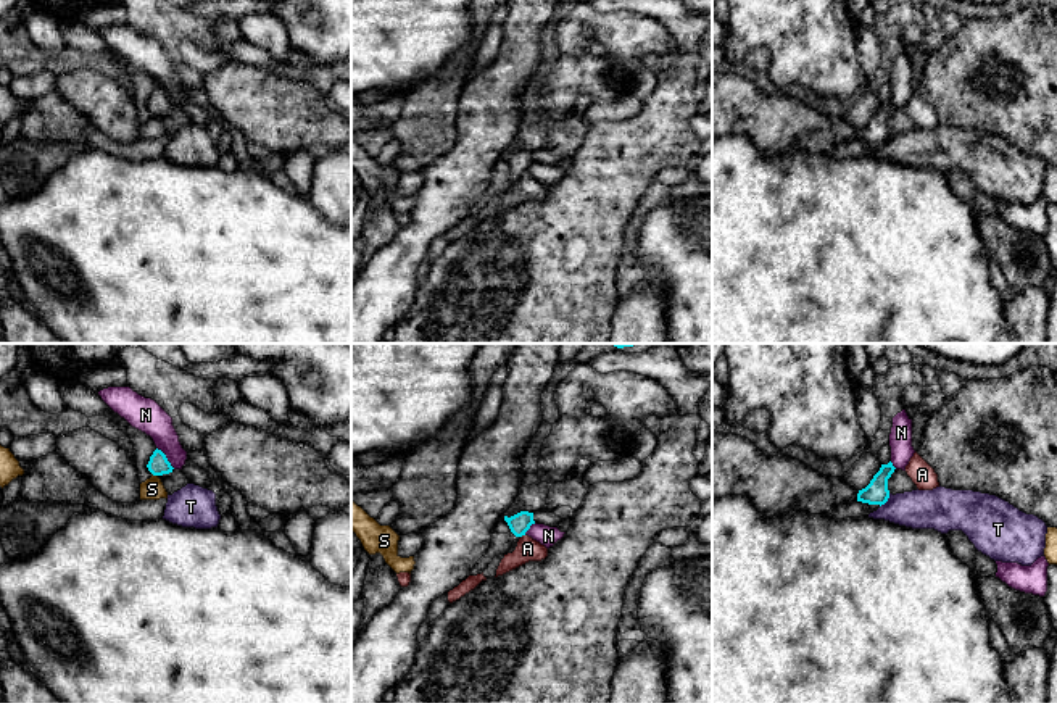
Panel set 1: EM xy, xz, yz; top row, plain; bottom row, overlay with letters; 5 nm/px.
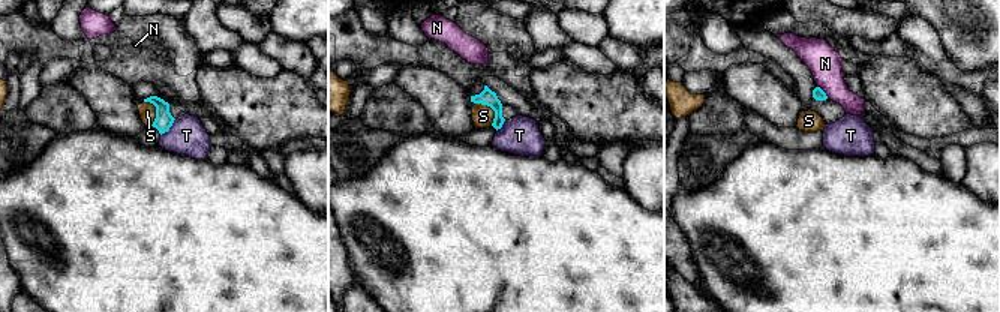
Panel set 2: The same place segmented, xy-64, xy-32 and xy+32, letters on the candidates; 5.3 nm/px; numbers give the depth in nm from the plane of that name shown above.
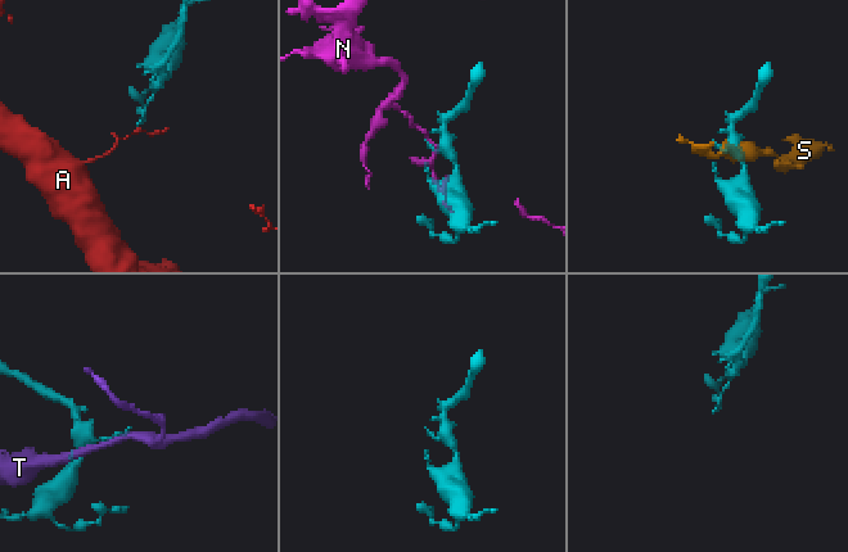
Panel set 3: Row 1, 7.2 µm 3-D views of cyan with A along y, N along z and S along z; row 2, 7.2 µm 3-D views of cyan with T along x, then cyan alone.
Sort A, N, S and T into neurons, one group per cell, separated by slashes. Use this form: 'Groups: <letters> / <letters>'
Groups: A / N / S / T

